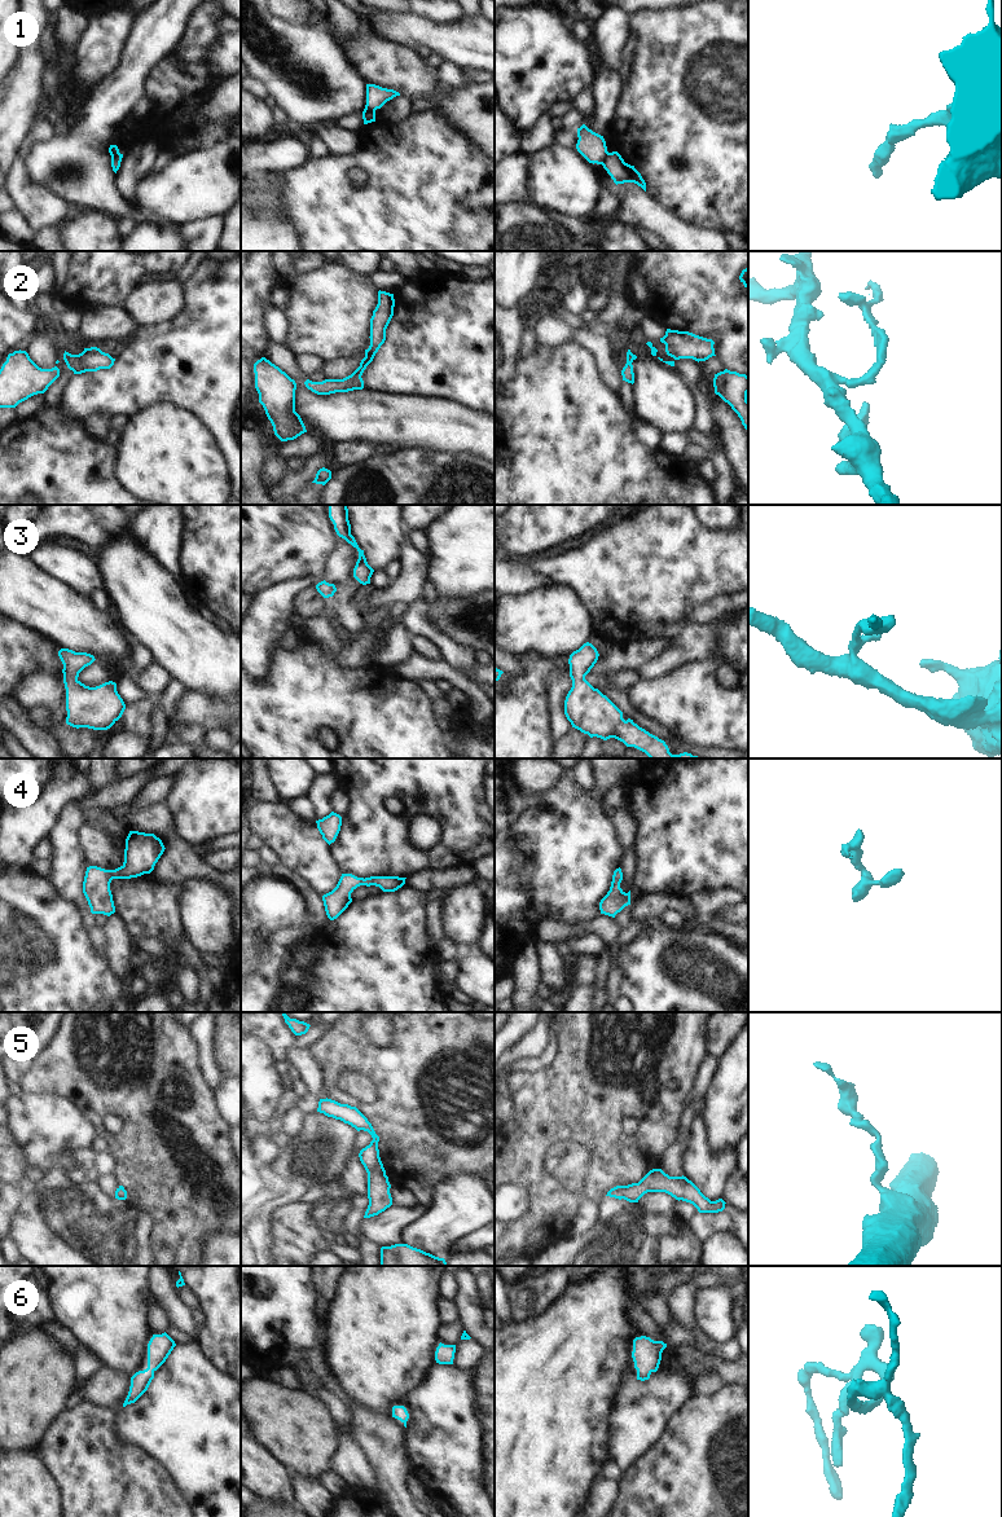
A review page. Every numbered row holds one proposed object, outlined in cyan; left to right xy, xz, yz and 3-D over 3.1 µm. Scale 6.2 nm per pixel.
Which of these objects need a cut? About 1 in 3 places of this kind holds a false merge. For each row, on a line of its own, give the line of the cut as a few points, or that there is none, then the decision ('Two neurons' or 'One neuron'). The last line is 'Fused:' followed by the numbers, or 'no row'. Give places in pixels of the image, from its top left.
1: Split along yz (607, 152), (601, 163). Two neurons
2: No split. One neuron
3: No split. One neuron
4: No split. One neuron
5: No split. One neuron
6: No split. One neuron
Fused: 1.

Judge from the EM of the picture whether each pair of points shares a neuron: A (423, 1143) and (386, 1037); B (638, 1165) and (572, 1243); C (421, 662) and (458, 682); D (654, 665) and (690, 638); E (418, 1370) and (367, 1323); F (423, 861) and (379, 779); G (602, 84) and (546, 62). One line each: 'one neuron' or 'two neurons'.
A: two neurons
B: two neurons
C: one neuron
D: one neuron
E: one neuron
F: one neuron
G: two neurons

